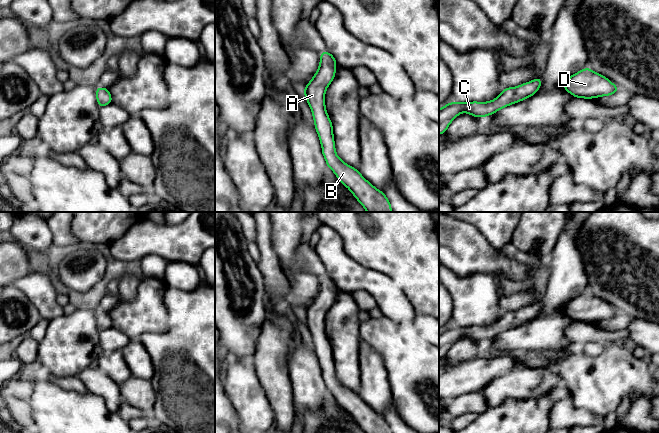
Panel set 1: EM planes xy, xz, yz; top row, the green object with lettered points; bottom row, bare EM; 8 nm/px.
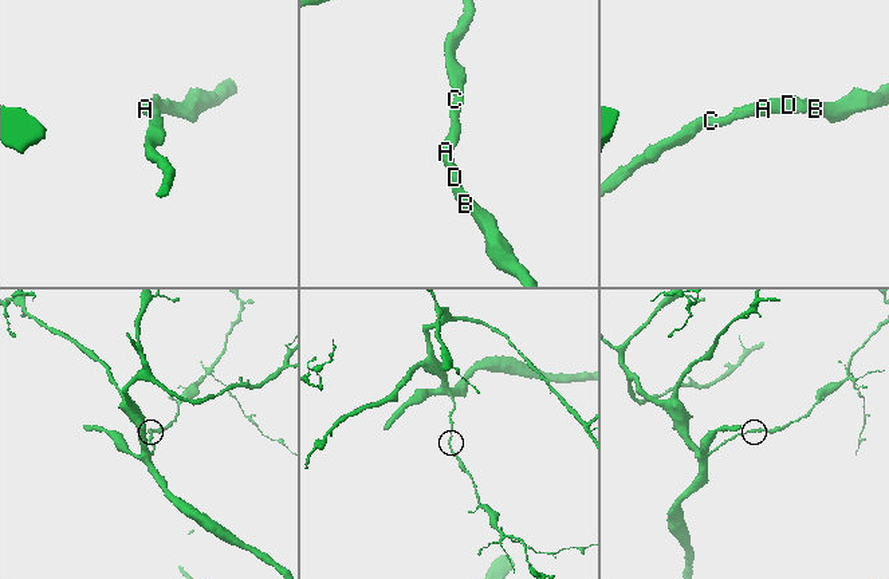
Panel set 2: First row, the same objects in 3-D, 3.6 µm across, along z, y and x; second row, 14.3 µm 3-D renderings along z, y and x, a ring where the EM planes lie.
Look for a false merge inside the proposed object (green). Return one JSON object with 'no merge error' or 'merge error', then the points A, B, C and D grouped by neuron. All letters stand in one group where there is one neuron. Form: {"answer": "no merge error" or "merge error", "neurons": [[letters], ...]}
{"answer": "no merge error", "neurons": [["A", "B", "C", "D"]]}

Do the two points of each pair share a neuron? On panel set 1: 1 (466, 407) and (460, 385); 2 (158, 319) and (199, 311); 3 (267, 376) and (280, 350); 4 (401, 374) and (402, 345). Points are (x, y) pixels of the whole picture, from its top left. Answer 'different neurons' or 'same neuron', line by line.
1: different neurons
2: different neurons
3: same neuron
4: same neuron

